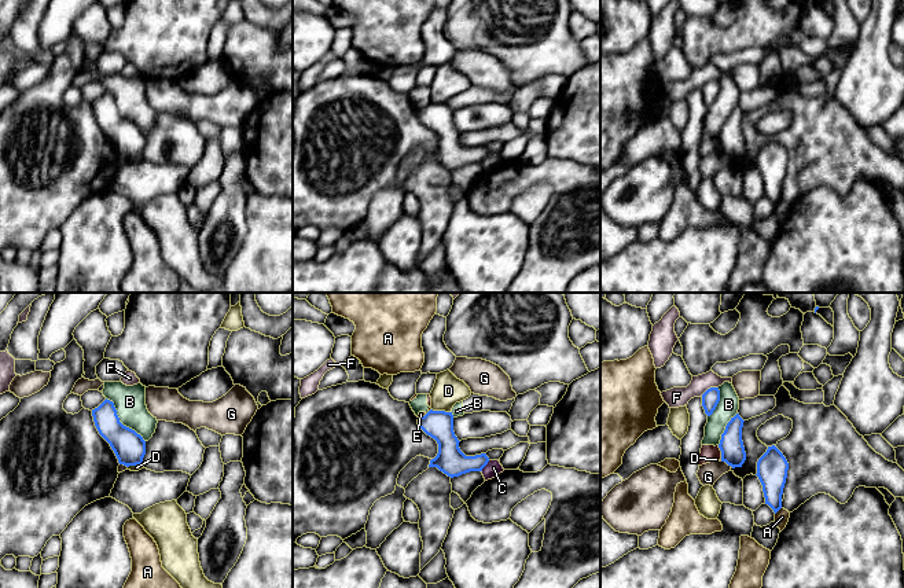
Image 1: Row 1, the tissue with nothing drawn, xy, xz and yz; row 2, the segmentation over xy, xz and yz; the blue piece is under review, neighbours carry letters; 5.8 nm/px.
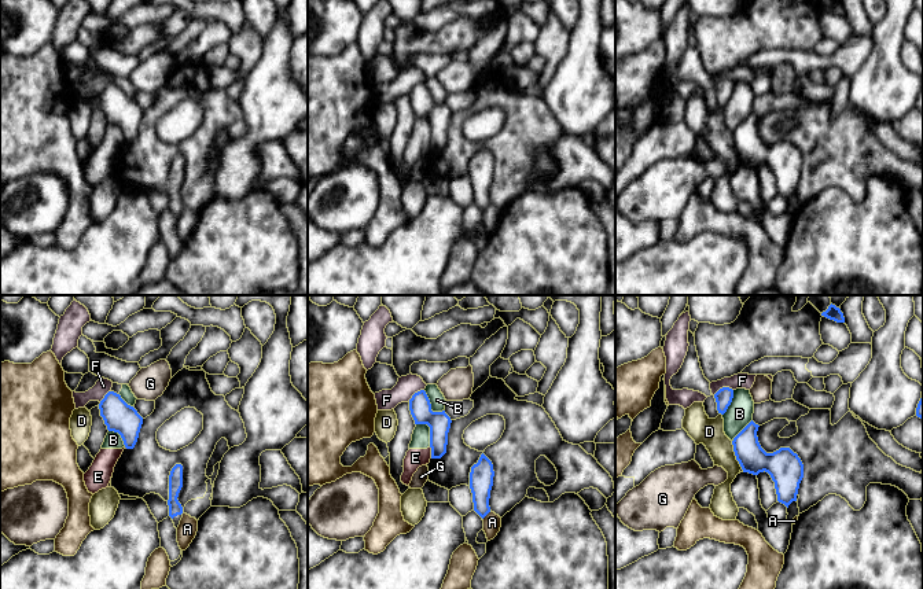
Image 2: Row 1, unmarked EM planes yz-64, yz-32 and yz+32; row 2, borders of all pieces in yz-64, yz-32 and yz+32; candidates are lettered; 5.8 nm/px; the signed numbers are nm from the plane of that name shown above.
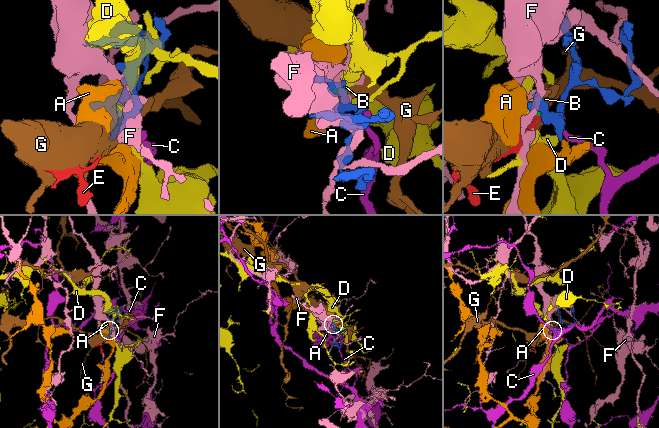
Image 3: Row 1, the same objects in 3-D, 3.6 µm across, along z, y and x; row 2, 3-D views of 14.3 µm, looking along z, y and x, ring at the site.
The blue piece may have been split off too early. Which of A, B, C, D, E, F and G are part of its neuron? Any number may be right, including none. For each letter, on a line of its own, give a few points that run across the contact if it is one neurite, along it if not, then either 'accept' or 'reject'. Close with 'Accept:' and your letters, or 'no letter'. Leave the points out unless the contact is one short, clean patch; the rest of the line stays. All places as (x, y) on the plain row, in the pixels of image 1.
A: reject
B: line xy (106, 89), (113, 95), (118, 111), (133, 121), (144, 133); reject
C: line xz (489, 153), (481, 164); reject
D: reject
E: line yz (717, 138), (721, 151); reject
F: line yz (717, 78), (710, 78), (701, 88); reject
G: line yz (720, 153), (731, 158); reject
Accept: no letter

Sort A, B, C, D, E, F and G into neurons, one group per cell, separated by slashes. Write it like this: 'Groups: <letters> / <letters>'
Groups: A / B E / C / D / F / G

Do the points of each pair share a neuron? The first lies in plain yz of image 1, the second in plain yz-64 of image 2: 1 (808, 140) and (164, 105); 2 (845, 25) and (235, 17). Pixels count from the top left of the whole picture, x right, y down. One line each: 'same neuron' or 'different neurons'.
1: same neuron
2: different neurons

